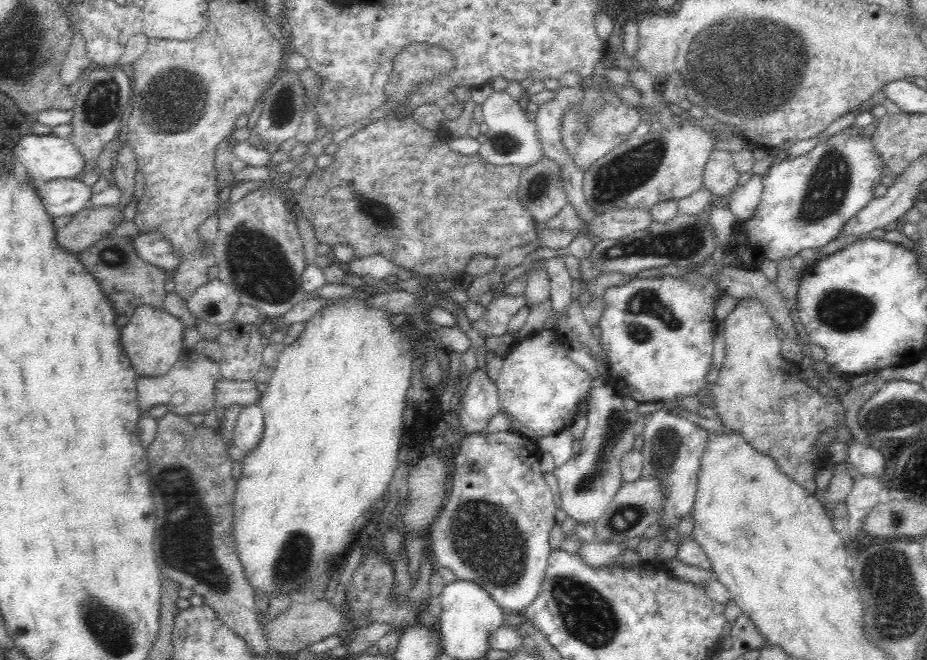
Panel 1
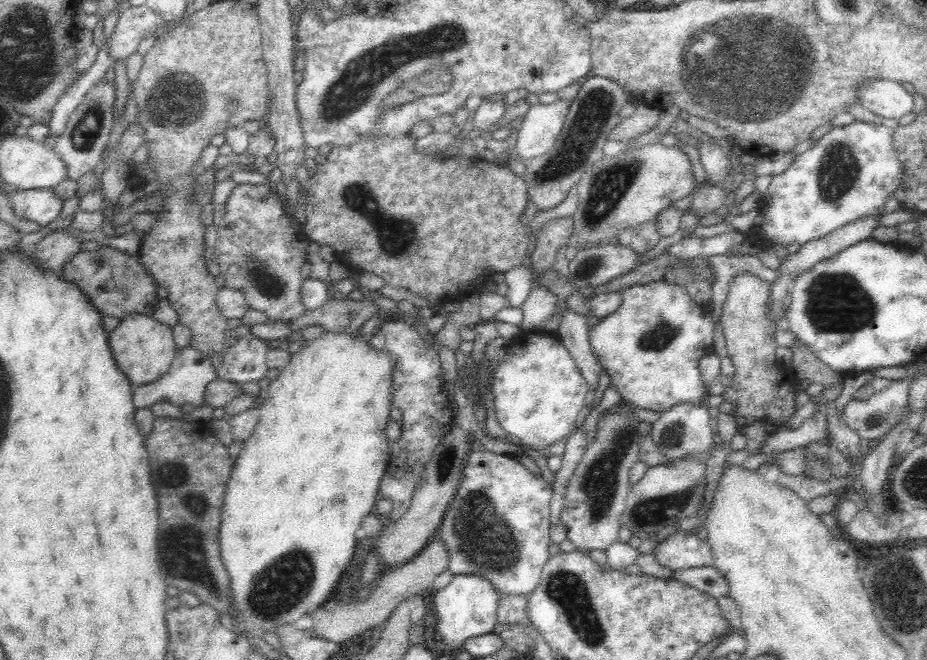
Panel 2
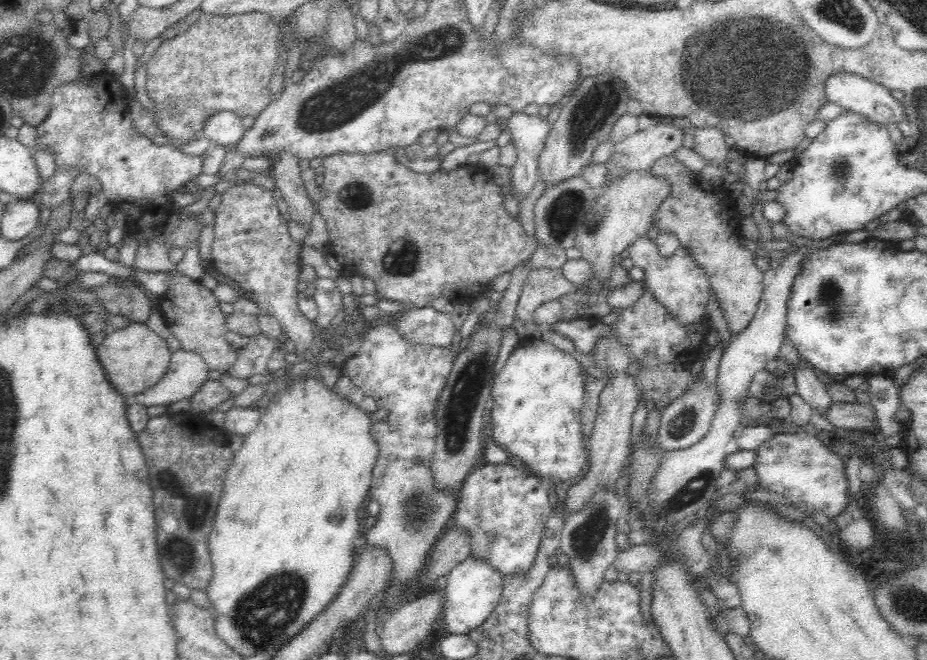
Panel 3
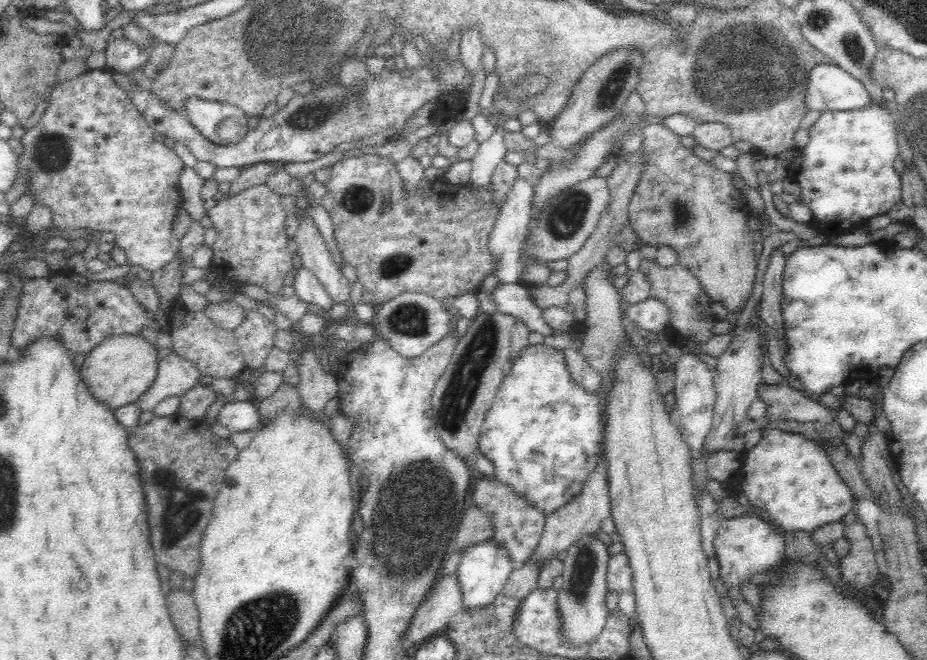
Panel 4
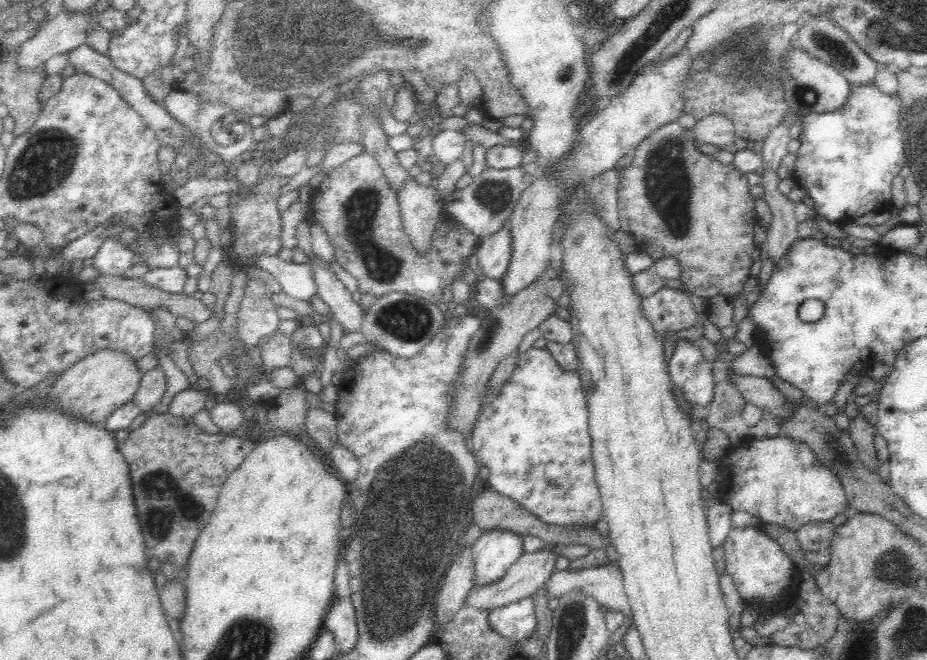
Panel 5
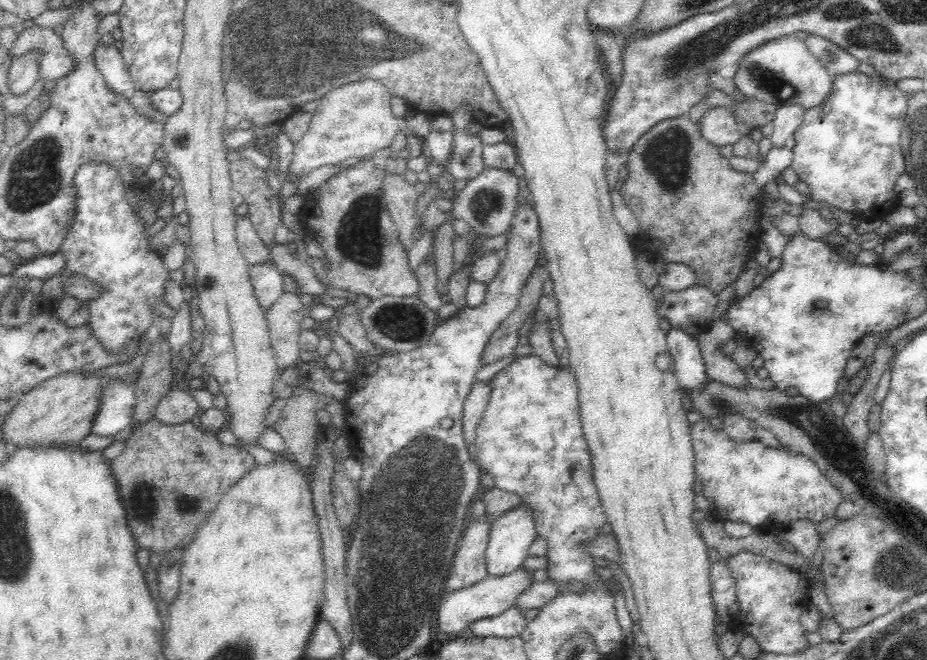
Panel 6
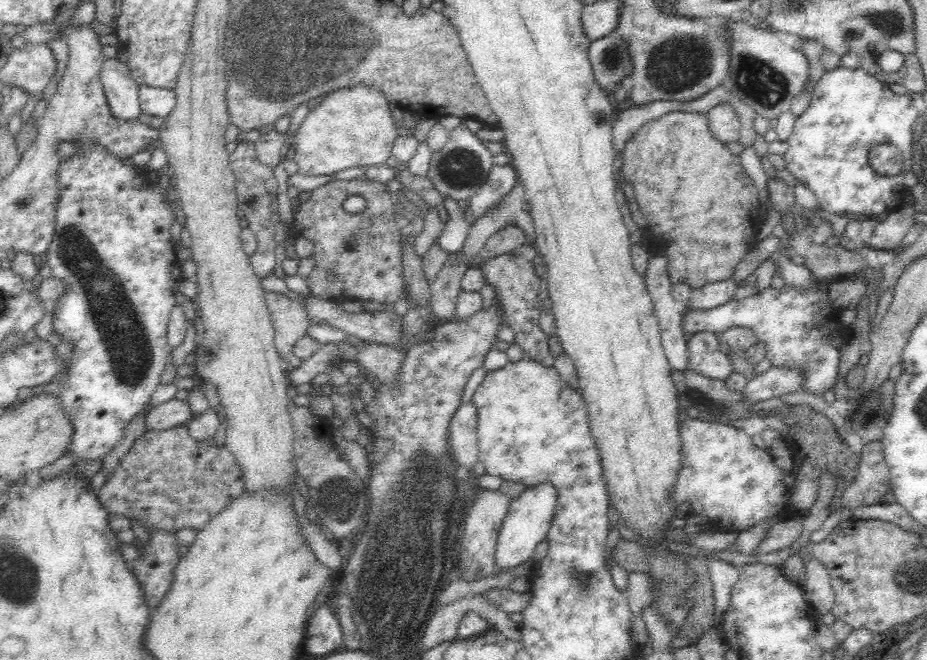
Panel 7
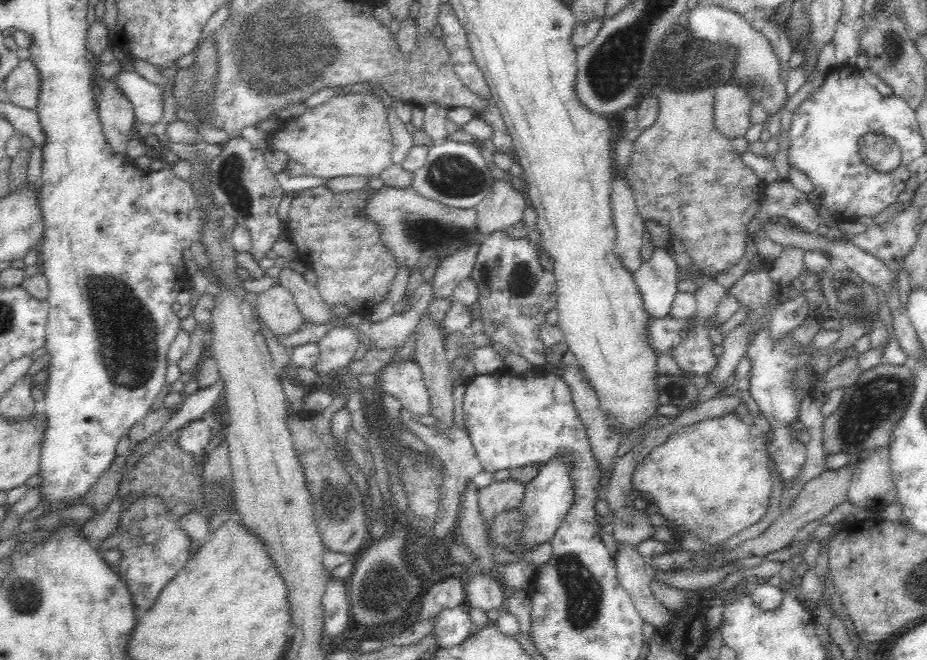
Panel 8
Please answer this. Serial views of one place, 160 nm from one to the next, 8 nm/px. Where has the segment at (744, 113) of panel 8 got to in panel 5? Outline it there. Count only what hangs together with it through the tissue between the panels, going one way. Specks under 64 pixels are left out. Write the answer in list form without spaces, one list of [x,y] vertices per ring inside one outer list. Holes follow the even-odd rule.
[[[715,113],[697,120],[692,129],[698,143],[714,146],[728,146],[734,143],[737,137],[732,120],[724,115]]]

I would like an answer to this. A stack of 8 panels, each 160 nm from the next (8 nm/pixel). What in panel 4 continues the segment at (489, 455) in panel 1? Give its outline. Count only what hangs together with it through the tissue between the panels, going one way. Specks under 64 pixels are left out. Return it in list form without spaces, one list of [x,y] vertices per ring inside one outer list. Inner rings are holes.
[[[493,476],[484,477],[476,482],[474,494],[469,496],[468,502],[473,502],[476,507],[492,516],[493,526],[496,527],[496,533],[493,539],[499,542],[505,550],[508,551],[513,562],[513,567],[517,569],[536,550],[542,533],[544,533],[546,516],[537,510],[536,506],[531,506],[528,501],[520,496],[502,482],[499,482]]]

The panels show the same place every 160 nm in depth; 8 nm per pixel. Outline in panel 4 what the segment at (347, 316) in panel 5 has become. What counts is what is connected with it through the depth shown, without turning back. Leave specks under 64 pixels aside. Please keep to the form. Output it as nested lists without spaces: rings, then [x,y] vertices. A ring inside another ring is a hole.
[[[312,217],[299,220],[293,240],[298,245],[302,266],[318,277],[329,298],[335,303],[349,305],[351,284],[340,273],[340,267],[333,260]]]

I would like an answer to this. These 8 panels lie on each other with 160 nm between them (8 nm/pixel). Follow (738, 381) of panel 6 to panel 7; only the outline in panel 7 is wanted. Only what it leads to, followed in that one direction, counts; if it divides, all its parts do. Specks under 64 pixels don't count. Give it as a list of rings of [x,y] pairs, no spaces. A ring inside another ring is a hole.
[[[696,332],[688,336],[686,367],[706,378],[726,379],[732,373],[732,365],[718,347],[718,336],[712,332]]]

